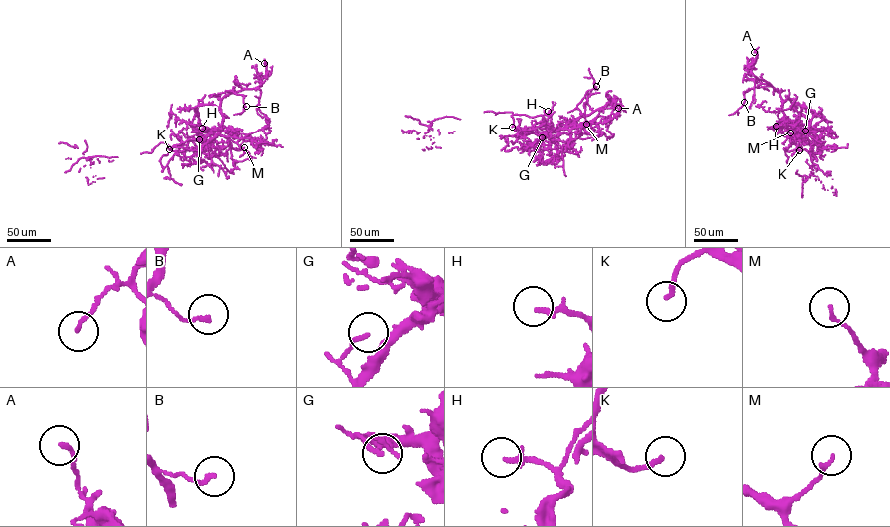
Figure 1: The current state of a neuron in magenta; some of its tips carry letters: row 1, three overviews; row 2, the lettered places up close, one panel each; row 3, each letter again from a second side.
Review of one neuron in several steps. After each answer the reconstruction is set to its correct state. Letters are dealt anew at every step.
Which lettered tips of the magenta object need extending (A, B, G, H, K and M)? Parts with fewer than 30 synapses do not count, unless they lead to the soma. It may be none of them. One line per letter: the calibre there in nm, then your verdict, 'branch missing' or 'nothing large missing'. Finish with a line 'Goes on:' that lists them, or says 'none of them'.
A: 150 nm | nothing large missing
B: 140 nm | nothing large missing
G: 140 nm | nothing large missing
H: 150 nm | nothing large missing
K: 180 nm | branch missing
M: 140 nm | nothing large missing
Goes on: K

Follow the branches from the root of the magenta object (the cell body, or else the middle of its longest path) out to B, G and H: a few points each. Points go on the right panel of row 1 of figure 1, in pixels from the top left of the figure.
B: (788, 148), (799, 131), (784, 113), (780, 95), (775, 88), (766, 86), (743, 92), (744, 102)
G: (788, 148), (805, 131)
H: (788, 148), (799, 134), (795, 124), (785, 128), (776, 126)

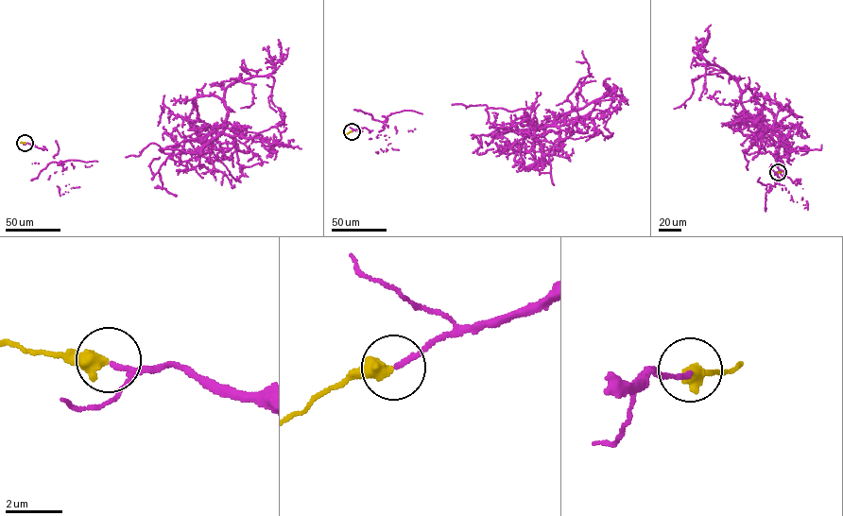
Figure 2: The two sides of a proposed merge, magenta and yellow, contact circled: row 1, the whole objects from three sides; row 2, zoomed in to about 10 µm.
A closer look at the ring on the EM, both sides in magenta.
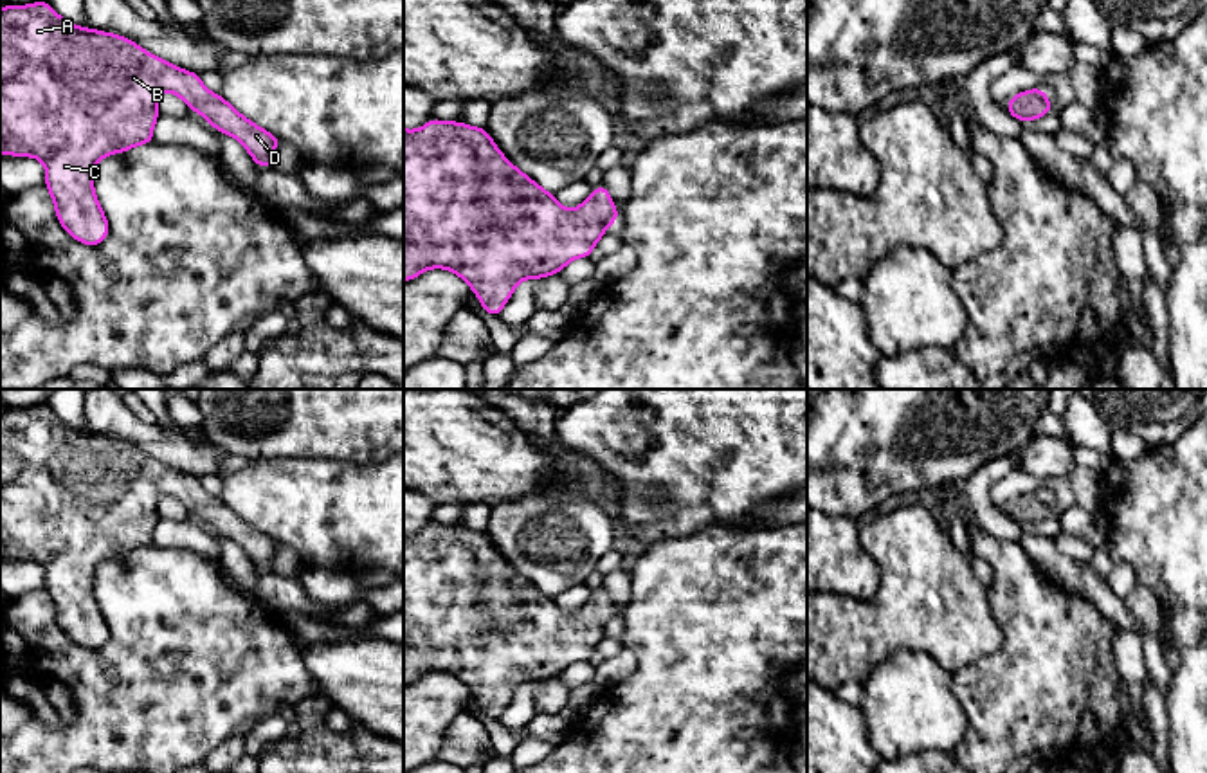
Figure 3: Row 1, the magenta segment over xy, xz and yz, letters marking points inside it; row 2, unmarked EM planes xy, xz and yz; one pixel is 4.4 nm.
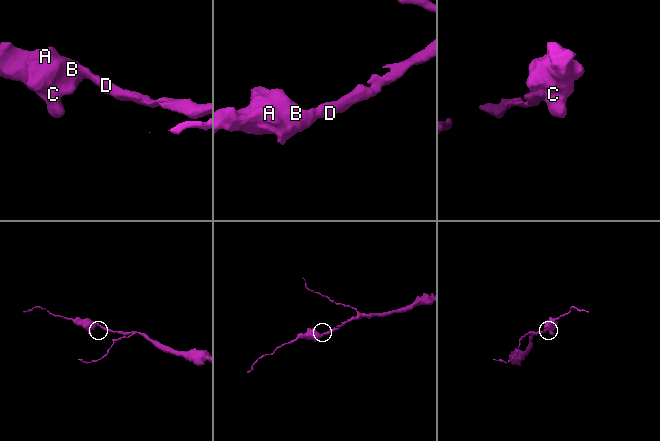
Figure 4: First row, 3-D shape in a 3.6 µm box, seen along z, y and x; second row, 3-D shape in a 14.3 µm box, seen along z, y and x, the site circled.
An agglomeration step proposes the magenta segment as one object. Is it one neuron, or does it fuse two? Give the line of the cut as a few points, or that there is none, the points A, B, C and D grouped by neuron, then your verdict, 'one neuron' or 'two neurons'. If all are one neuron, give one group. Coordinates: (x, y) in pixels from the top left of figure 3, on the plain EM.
no cut; A B C D; one neuron

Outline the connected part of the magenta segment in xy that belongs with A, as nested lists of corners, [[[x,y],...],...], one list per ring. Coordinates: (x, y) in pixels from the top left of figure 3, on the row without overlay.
[[[45,404],[0,413],[0,559],[36,560],[45,569],[45,591],[54,604],[56,620],[74,643],[94,650],[108,640],[110,629],[94,596],[94,573],[106,559],[153,546],[157,503],[162,496],[177,497],[214,533],[236,541],[259,571],[272,571],[281,542],[250,526],[220,497],[209,496],[198,477],[146,456],[124,440],[77,431],[63,423]]]

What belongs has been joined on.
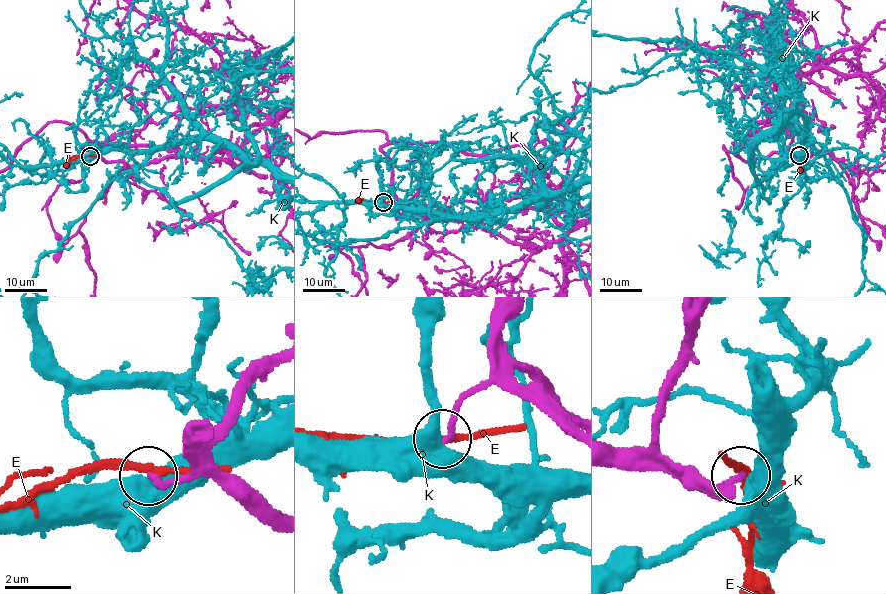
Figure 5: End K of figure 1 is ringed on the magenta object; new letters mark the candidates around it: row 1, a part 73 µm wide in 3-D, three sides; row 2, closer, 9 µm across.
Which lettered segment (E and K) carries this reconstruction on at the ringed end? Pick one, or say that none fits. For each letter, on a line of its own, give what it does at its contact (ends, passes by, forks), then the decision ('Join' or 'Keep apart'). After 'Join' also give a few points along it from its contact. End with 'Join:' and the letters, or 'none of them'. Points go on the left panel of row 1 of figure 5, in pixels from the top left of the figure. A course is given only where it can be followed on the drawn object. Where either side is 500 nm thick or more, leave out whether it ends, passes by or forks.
E: It passes by. Keep apart
K: Keep apart
Join: none of them

